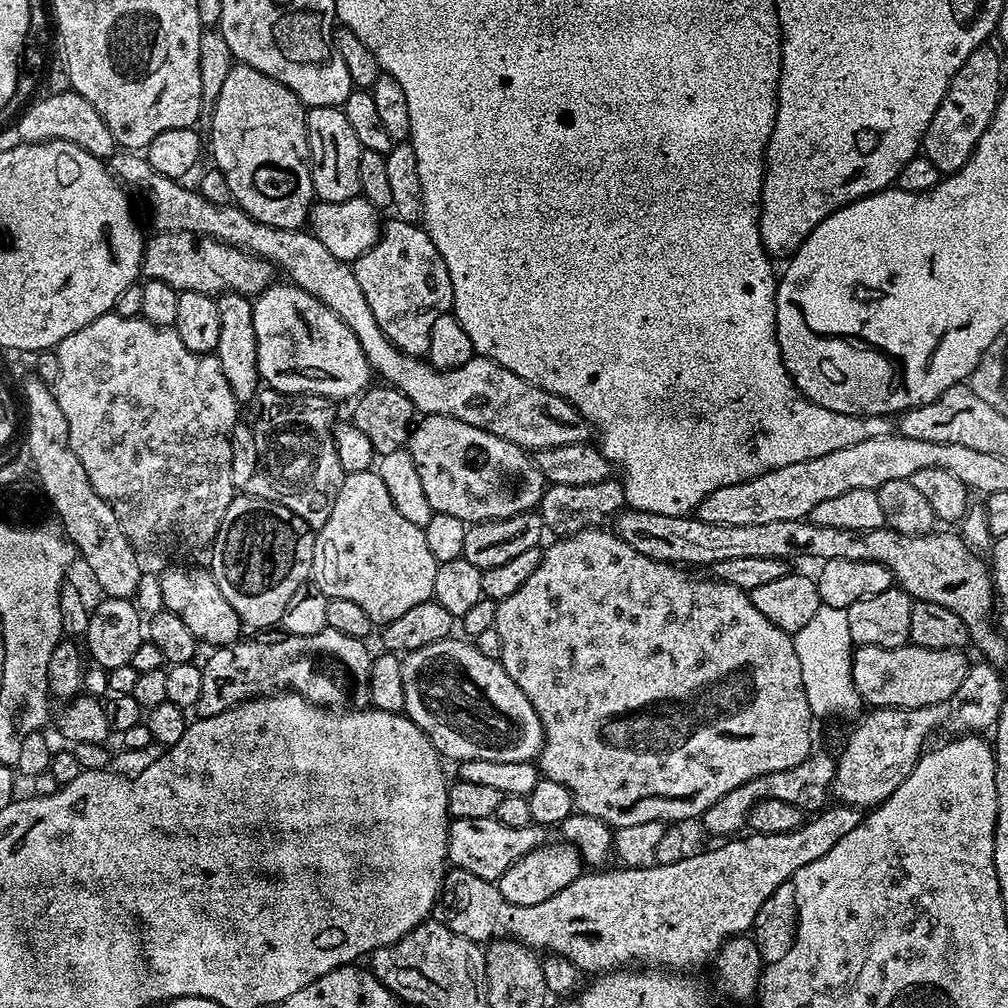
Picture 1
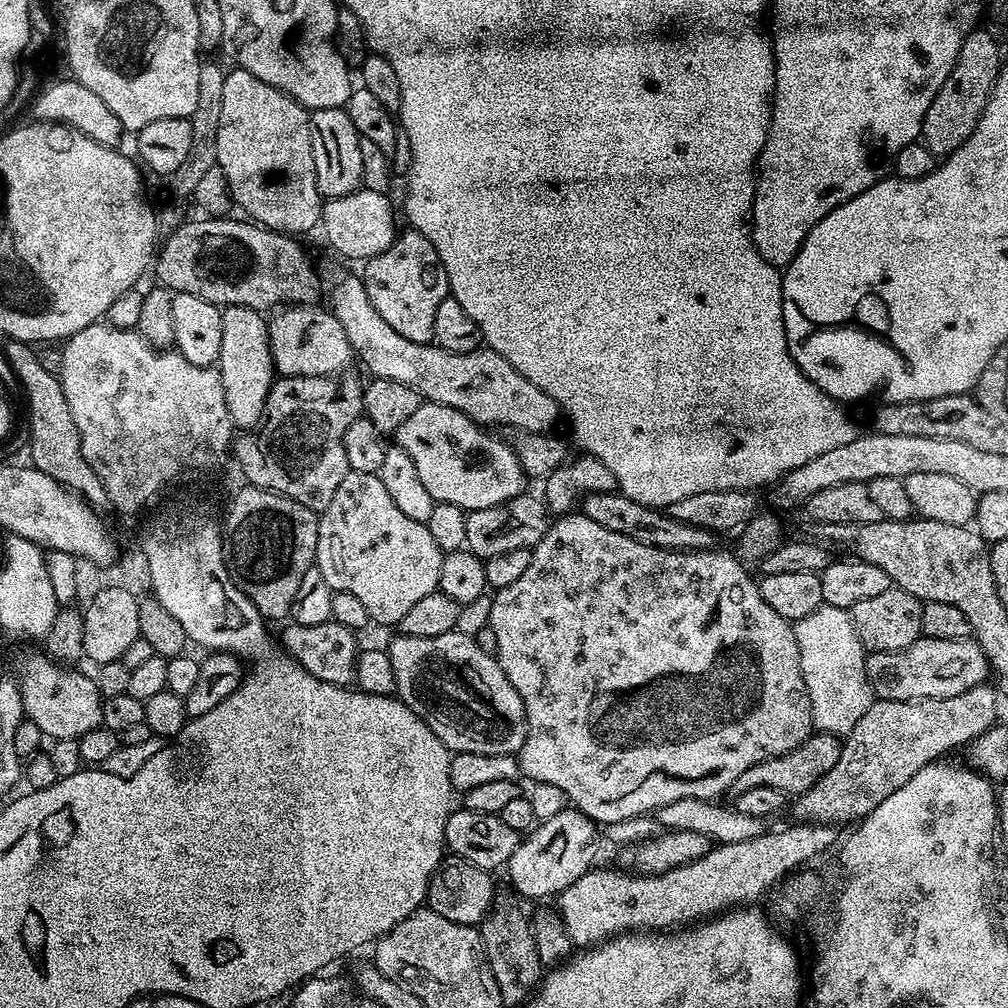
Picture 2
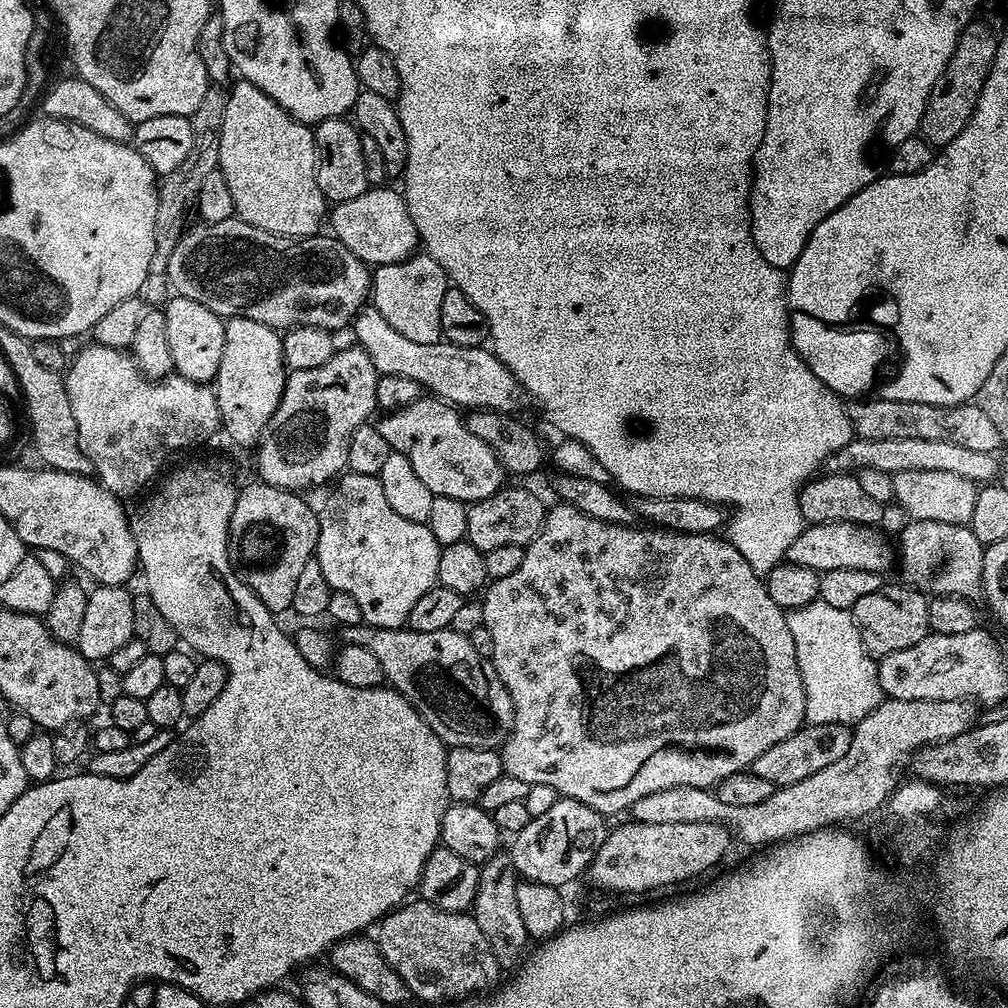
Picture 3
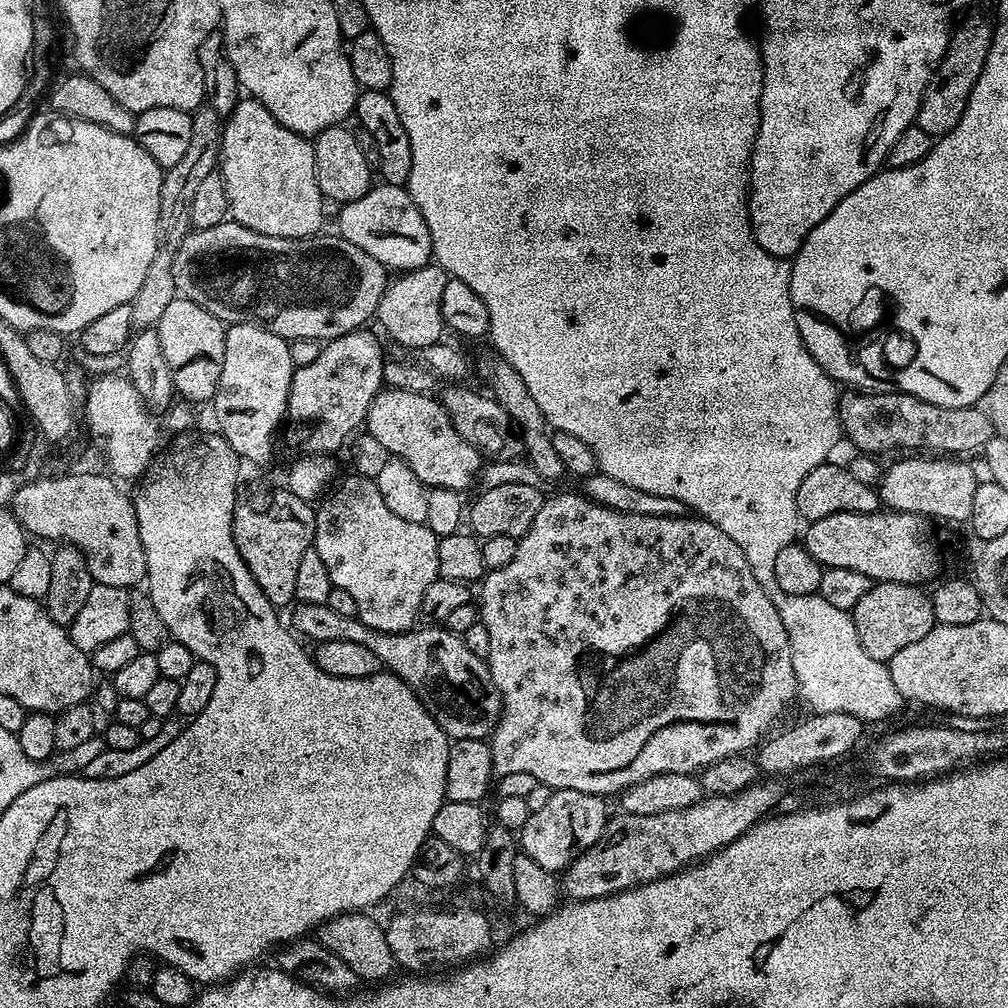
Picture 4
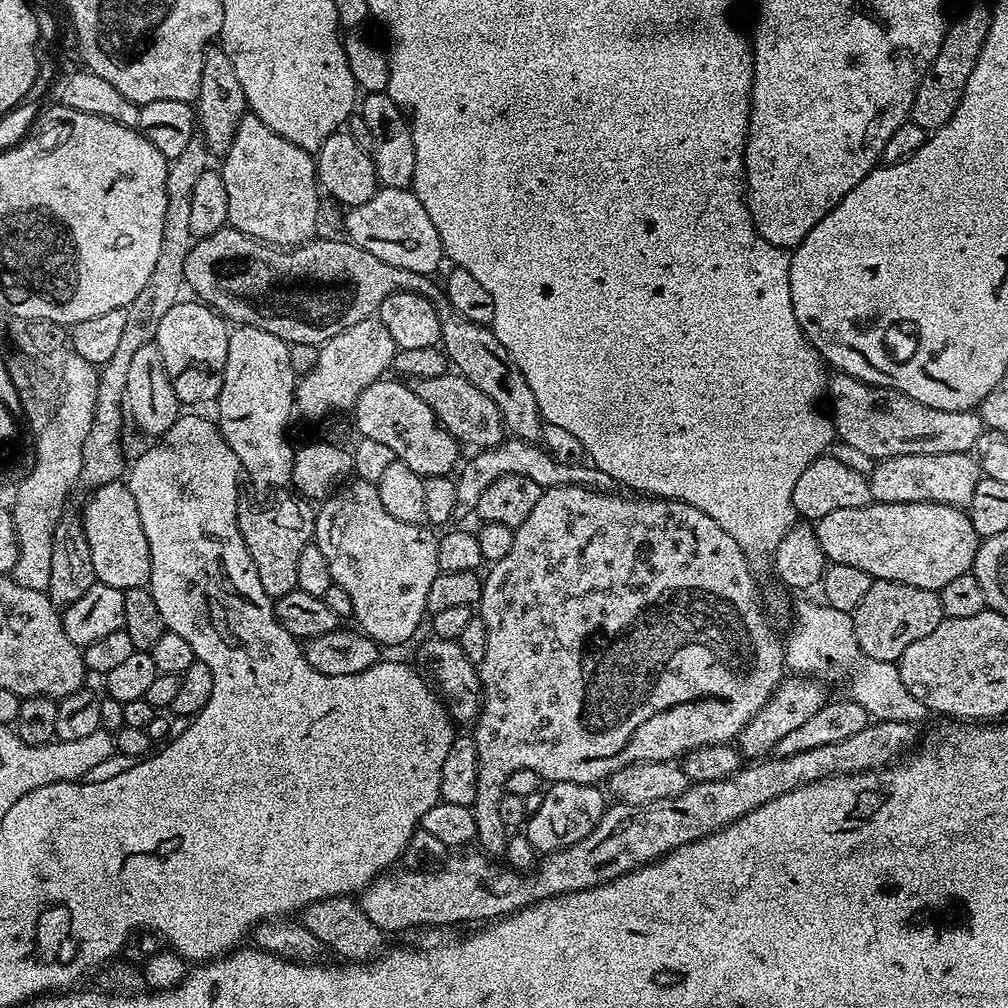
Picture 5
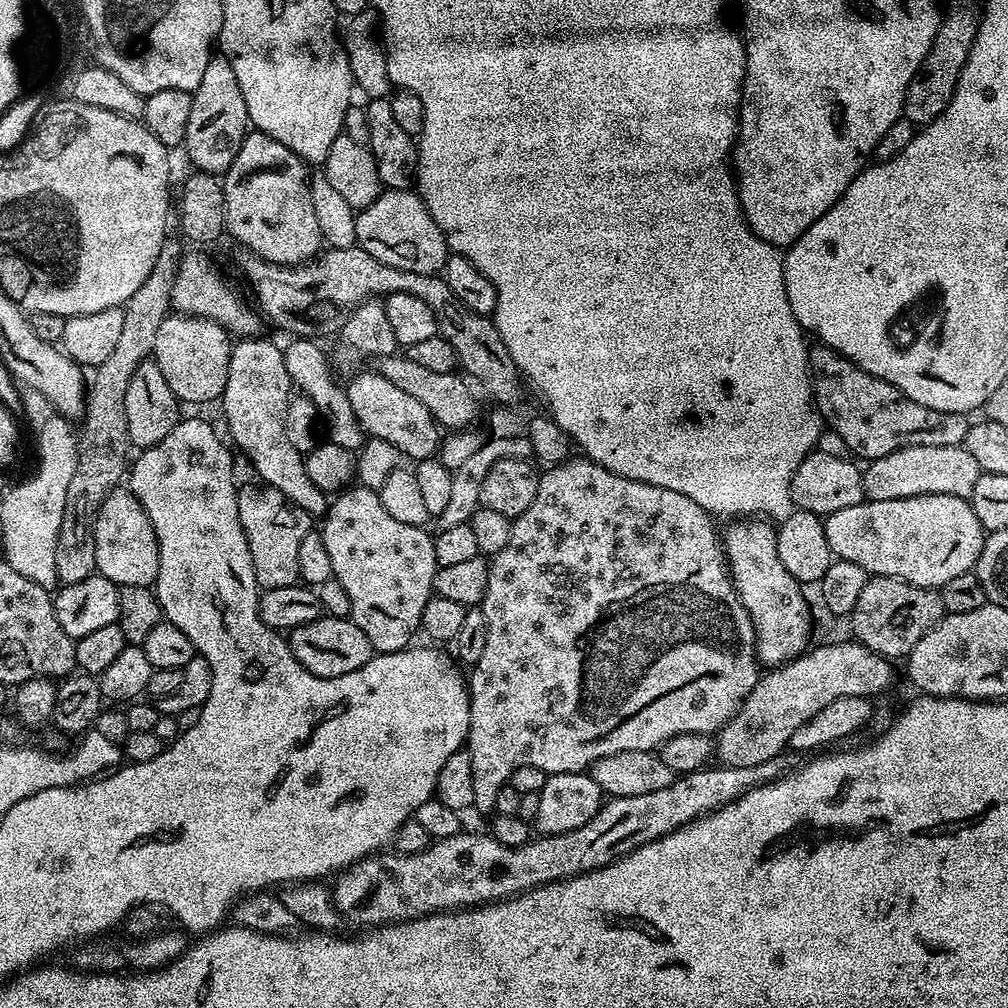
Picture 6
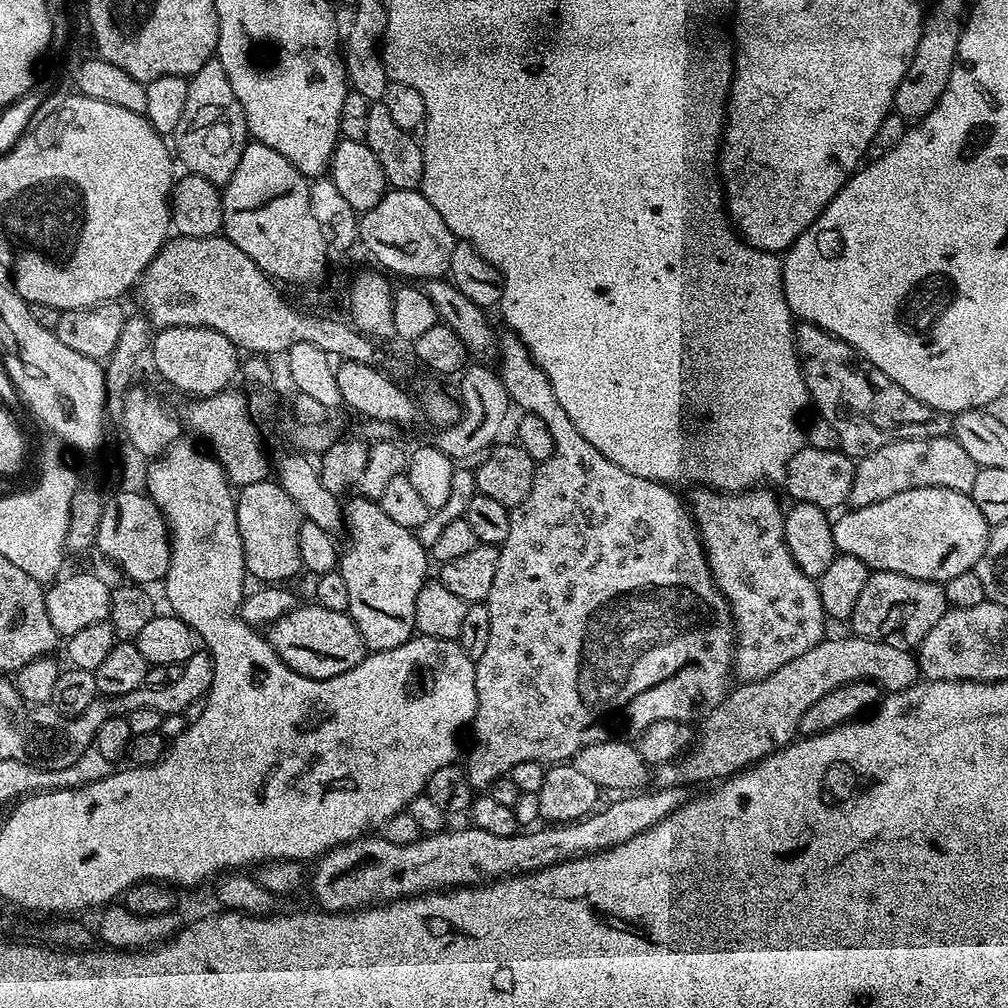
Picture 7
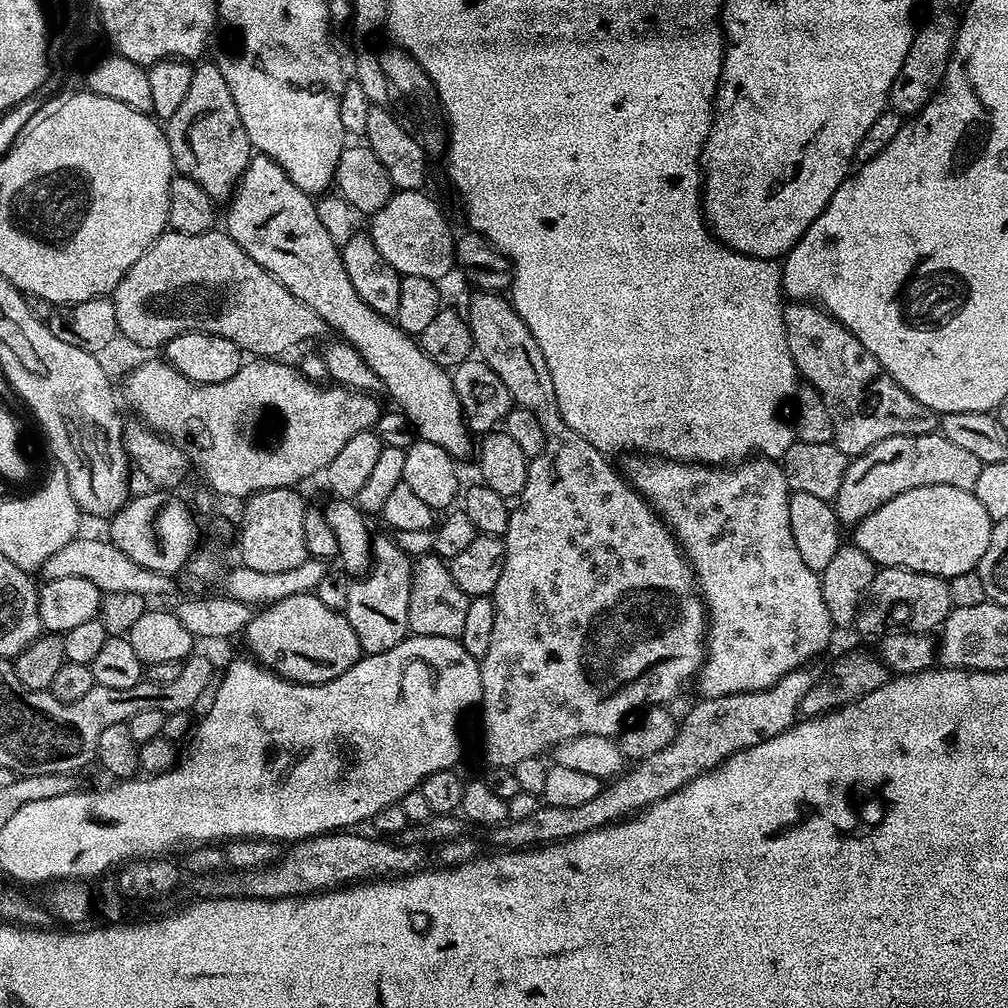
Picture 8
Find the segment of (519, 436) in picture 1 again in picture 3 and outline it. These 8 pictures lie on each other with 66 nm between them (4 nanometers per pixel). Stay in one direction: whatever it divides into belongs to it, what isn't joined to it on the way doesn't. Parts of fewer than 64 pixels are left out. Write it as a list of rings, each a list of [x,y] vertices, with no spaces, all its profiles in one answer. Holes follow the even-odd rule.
[[[365,306],[356,313],[356,319],[350,325],[350,332],[356,335],[355,343],[374,362],[380,376],[401,376],[414,378],[433,397],[439,398],[460,410],[479,410],[489,408],[492,412],[515,413],[520,404],[522,389],[514,374],[506,367],[495,351],[487,347],[467,348],[441,342],[427,344],[414,342],[394,330],[382,314],[371,306]]]

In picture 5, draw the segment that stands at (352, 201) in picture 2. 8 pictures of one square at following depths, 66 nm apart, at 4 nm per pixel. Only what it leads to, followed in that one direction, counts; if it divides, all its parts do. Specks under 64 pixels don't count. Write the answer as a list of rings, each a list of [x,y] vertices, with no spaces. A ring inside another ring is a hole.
[[[381,187],[370,202],[362,202],[362,206],[347,214],[344,220],[347,239],[362,246],[362,250],[370,250],[374,258],[390,262],[390,266],[432,274],[440,263],[445,263],[442,238],[438,238],[438,230],[434,230],[434,222],[430,222],[430,214],[426,214],[415,192],[407,188]]]

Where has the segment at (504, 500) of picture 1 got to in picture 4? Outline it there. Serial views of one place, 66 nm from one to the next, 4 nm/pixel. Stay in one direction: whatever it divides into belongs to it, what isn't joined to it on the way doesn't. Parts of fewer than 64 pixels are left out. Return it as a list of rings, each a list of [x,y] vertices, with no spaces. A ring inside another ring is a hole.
[[[385,387],[374,398],[374,402],[370,402],[366,432],[367,435],[378,438],[382,446],[386,446],[389,457],[406,462],[406,466],[410,466],[410,470],[414,470],[414,474],[418,474],[420,481],[429,488],[445,488],[463,493],[464,488],[477,483],[482,471],[482,454],[477,448],[470,446],[470,442],[466,442],[466,438],[462,438],[458,430],[454,430],[443,403],[439,399],[431,400],[432,398],[431,395],[422,392]]]

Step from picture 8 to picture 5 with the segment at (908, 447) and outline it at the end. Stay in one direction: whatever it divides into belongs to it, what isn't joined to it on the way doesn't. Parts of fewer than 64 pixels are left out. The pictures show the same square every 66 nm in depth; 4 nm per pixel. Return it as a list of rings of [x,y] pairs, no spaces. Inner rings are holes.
[[[959,452],[958,454],[902,454],[894,458],[886,458],[879,461],[874,466],[874,470],[867,473],[868,481],[870,482],[870,494],[873,501],[877,504],[909,504],[910,502],[934,502],[935,504],[945,504],[946,506],[954,506],[955,508],[967,509],[970,498],[974,498],[974,486],[978,486],[978,482],[982,479],[980,465],[975,455]]]

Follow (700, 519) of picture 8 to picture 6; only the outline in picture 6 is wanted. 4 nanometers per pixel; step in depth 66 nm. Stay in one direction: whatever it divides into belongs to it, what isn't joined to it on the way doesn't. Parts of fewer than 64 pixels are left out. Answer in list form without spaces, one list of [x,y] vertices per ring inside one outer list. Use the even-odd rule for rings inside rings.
[[[744,518],[729,524],[732,525],[726,530],[723,529],[722,532],[724,554],[728,557],[732,584],[740,595],[742,606],[746,606],[756,631],[756,658],[764,666],[787,664],[789,660],[806,651],[810,644],[808,639],[812,636],[812,612],[808,609],[807,598],[804,597],[805,589],[782,564],[776,545],[776,528],[771,523],[760,518]]]

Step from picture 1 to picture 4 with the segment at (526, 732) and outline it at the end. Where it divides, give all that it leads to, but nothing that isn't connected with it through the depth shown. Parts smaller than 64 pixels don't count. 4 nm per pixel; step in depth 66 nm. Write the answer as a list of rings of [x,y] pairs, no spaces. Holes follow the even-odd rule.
[[[297,603],[292,610],[293,625],[291,624],[291,627],[295,635],[305,641],[358,642],[366,646],[366,650],[374,650],[381,665],[414,690],[414,694],[422,702],[424,709],[431,714],[434,722],[438,722],[438,726],[442,726],[442,730],[452,740],[465,740],[466,738],[488,740],[491,737],[496,723],[500,721],[500,691],[490,678],[490,670],[485,657],[472,653],[470,646],[466,646],[463,635],[450,632],[444,626],[420,626],[407,632],[379,632],[366,626],[356,616],[345,618],[342,614],[337,614],[335,610],[330,610],[328,604]]]

